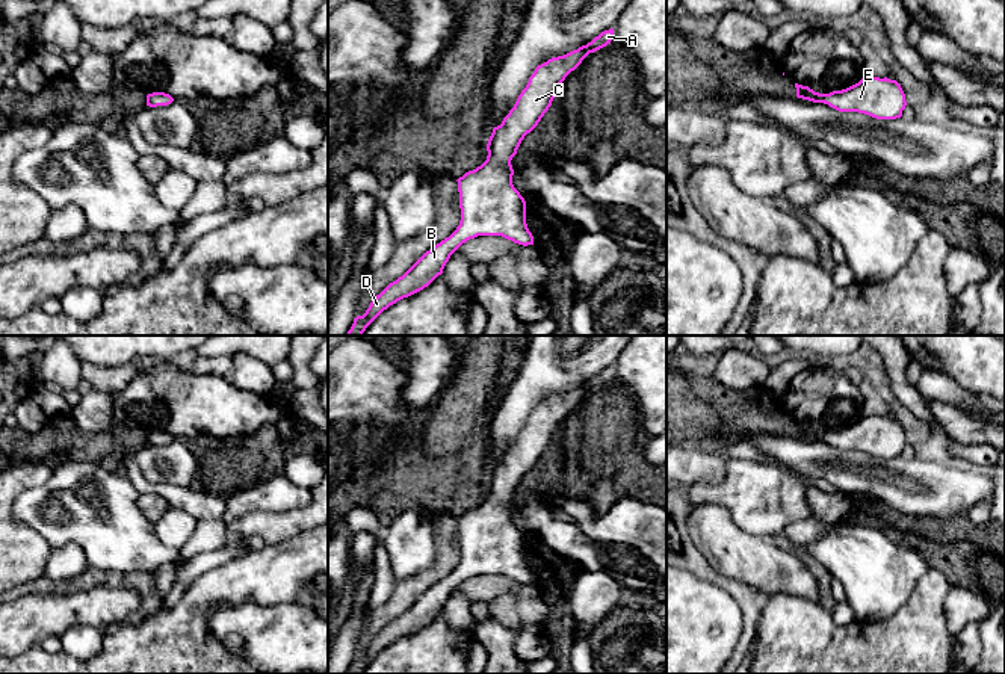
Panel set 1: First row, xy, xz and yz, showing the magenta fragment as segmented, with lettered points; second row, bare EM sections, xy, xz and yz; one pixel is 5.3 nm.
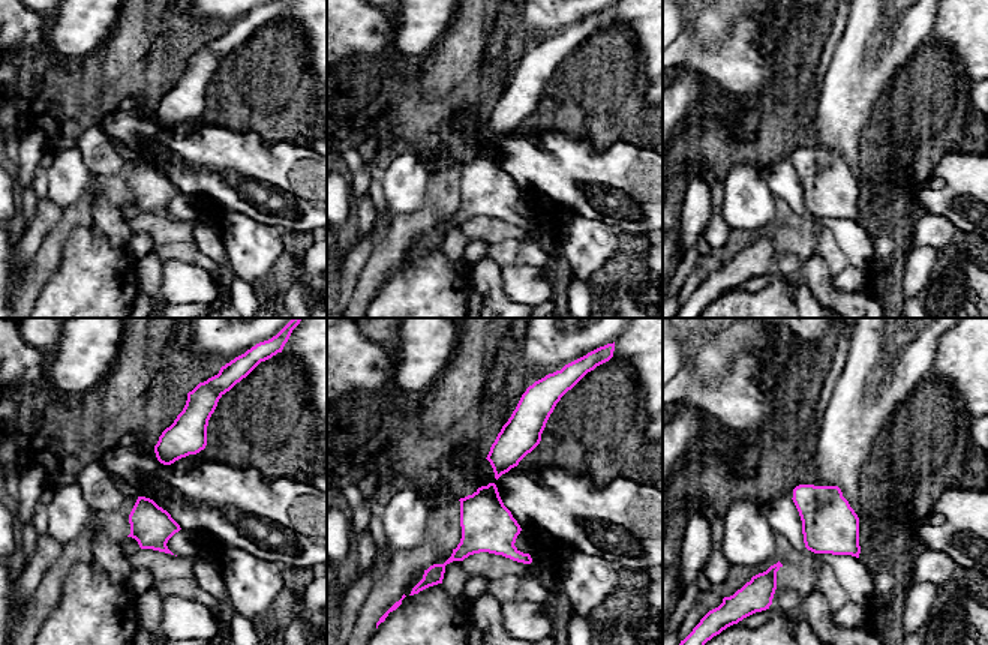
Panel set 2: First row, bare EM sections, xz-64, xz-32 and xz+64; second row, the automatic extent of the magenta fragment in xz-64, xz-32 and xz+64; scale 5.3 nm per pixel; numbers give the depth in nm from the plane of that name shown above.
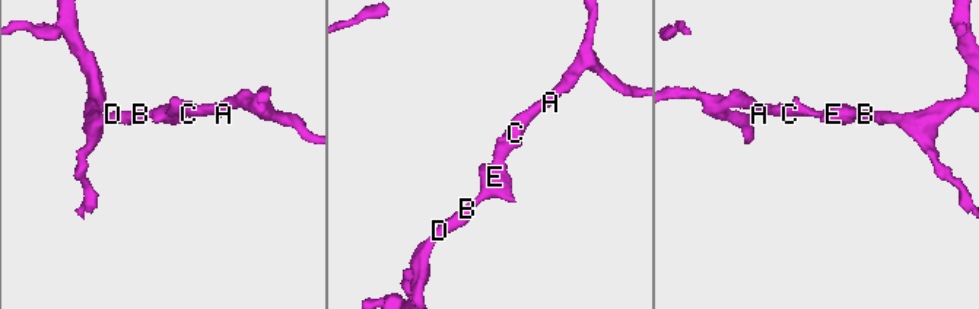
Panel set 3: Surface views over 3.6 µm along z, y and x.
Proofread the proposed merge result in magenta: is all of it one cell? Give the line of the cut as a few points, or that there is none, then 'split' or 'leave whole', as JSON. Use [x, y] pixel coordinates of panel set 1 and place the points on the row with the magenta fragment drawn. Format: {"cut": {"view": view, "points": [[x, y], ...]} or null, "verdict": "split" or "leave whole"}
{"cut": null, "verdict": "leave whole"}

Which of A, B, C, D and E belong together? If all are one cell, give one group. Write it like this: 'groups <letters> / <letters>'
groups A B C D E

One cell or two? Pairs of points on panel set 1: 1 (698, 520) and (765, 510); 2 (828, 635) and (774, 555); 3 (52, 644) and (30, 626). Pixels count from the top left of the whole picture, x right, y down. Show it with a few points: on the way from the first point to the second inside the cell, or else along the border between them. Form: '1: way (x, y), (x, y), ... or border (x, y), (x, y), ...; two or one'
1: border (697, 507), (718, 503), (738, 526), (762, 535); two
2: border (769, 596), (795, 594), (818, 602); two
3: border (59, 636), (46, 636), (38, 644); two

